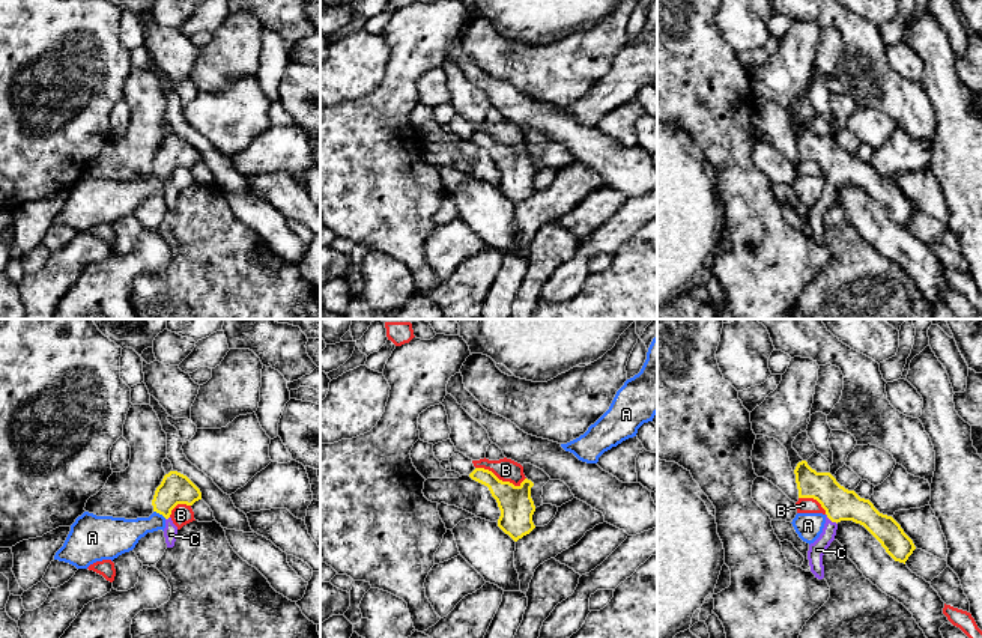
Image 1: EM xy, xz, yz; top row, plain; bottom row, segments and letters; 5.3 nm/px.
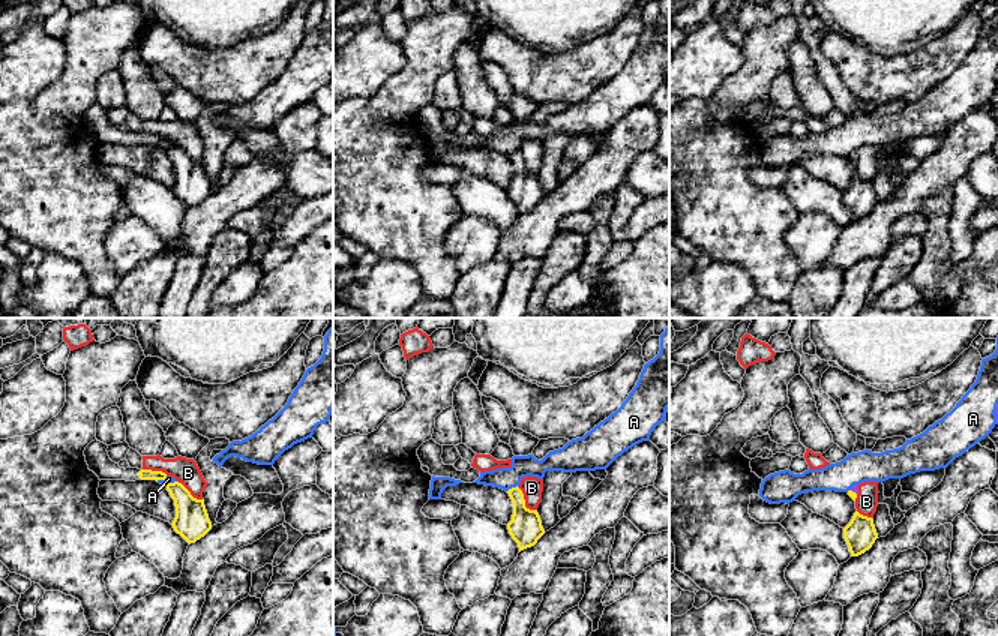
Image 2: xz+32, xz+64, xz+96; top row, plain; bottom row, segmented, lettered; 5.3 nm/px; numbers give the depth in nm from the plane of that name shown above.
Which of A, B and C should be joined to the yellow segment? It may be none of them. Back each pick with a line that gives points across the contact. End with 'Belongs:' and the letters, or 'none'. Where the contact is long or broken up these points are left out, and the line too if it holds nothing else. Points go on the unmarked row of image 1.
C: Path across: yz (841, 167), (830, 182), (829, 196), (817, 212)
Belongs: C

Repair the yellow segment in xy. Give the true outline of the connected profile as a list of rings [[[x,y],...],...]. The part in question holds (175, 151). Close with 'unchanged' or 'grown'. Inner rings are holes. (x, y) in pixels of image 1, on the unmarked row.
[[[170,134],[164,138],[161,147],[156,150],[152,169],[153,175],[165,181],[164,200],[167,211],[173,211],[176,205],[177,190],[173,187],[170,178],[177,167],[192,169],[202,163],[200,152],[183,137]]]; grown

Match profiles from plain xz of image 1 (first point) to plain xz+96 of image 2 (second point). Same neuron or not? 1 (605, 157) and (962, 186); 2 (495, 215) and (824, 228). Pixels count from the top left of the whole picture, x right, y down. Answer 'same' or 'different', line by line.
1: different
2: different

